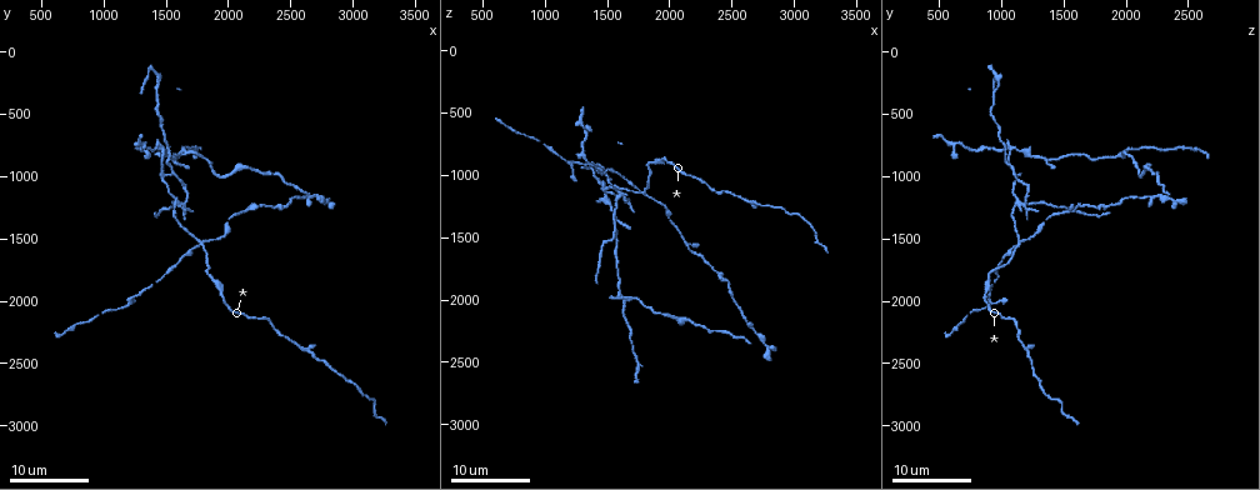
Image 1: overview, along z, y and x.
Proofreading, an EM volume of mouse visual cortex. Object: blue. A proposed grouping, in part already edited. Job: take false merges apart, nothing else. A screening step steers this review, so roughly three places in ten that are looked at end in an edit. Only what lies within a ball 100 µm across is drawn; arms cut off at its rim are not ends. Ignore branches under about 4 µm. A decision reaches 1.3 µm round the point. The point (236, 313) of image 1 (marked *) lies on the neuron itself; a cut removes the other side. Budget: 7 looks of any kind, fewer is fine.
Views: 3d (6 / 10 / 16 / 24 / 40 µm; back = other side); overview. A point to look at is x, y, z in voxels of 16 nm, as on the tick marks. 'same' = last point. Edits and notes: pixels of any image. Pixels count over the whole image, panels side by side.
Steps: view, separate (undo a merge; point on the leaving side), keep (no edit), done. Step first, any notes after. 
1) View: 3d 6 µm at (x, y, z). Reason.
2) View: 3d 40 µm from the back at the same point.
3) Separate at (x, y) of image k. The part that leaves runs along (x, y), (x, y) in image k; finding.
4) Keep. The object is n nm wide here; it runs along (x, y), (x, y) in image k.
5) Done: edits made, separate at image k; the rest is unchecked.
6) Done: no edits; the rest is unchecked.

View: 3d 16 µm at (1600, 1200, 1160).

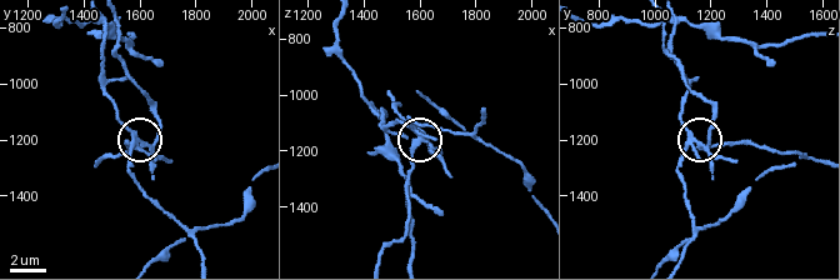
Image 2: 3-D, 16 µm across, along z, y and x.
View: 3d 6 µm at (1590, 1210, 1140).

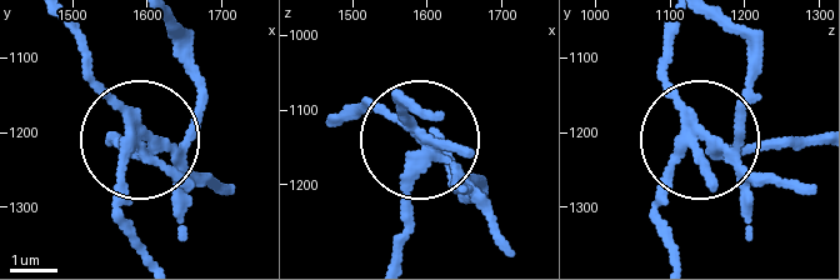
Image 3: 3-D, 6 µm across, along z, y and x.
Separate at (174, 161) of image 3. The side arm is 26 µm long; the part that leaves runs along (139, 129), (171, 136), (195, 105), (195, 58), (171, 21) in image 3; a second neuron is stuck on.

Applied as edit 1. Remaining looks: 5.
View: 3d 24 µm at (1820, 1500, 1140). Four or more arms meet.

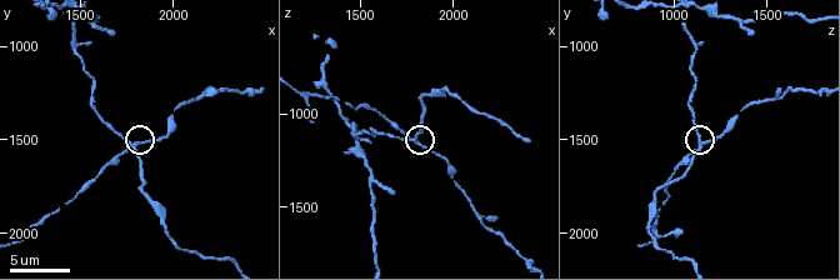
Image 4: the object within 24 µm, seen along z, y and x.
View: 3d 10 µm at (1820, 1520, 1140).

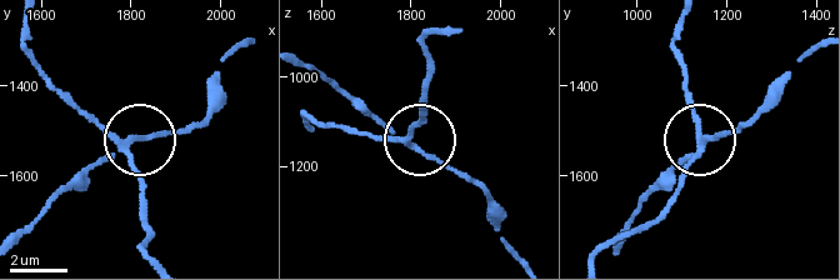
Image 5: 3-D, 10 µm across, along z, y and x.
Separate at (96, 165) of image 5. The part that leaves runs along (129, 145), (199, 124), (223, 56), (246, 45) in image 5; a second neuron is stuck on.

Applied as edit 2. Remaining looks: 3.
View: 3d 24 µm at (1440, 780, 1080). Four or more arms meet.

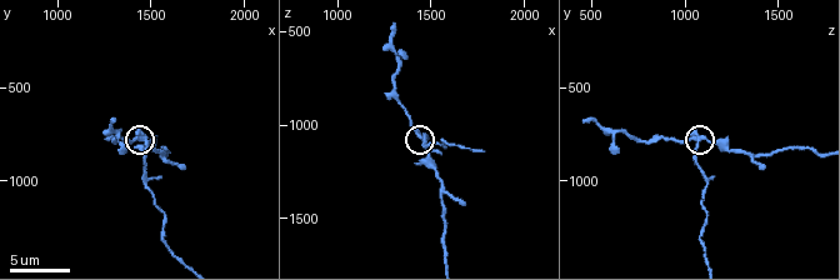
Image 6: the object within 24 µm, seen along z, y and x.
View: 3d 10 µm at (1460, 780, 1080). Closer look.

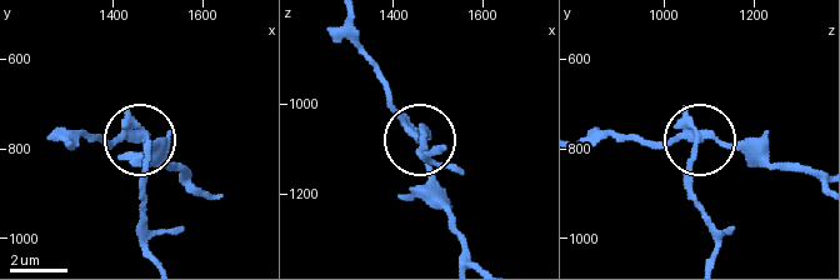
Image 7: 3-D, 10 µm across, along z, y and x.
Separate at (108, 145) of image 7. The side arm is 11 µm long; 5 arms meet here; a second neuron is stuck on.

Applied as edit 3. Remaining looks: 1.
Done: edits made, separate at image 3, separate at image 5, separate at image 7; the rest is unchecked.

